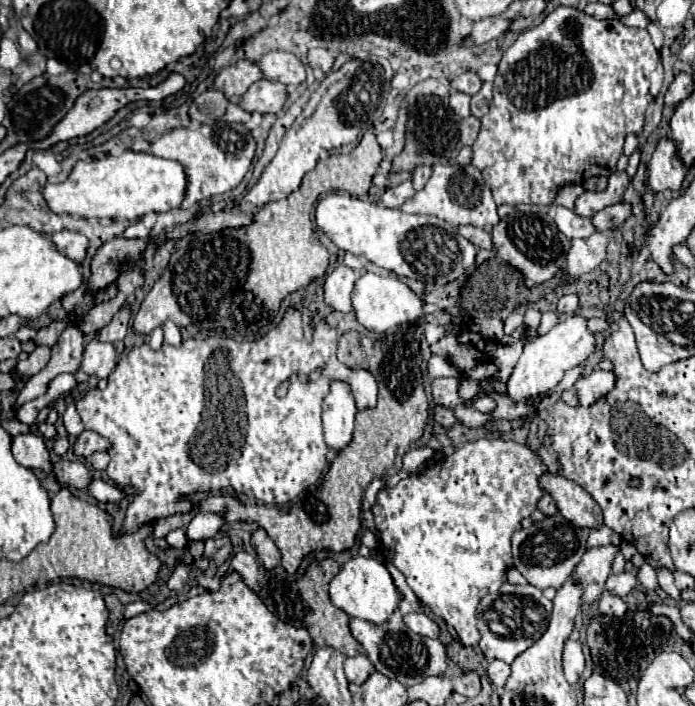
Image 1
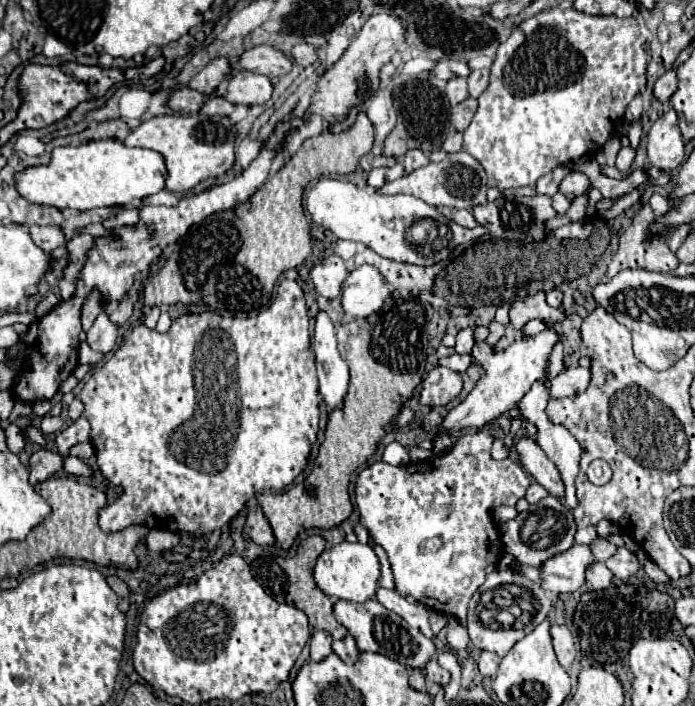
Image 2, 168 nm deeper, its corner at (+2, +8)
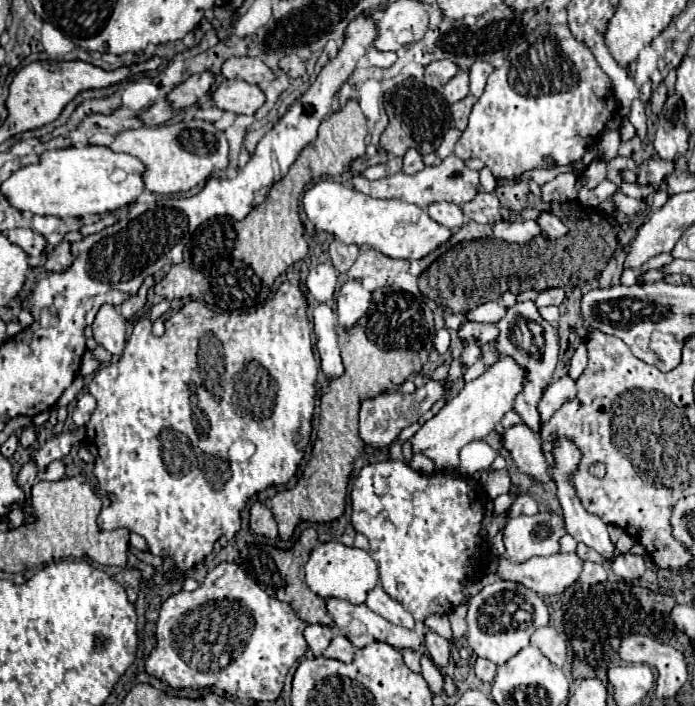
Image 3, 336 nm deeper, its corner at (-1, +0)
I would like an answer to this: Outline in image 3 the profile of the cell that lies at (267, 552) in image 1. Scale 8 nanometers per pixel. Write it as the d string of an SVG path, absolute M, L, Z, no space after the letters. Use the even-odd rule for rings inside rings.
M256 501L252 507L250 507L250 529L254 535L264 535L264 537L270 537L270 539L276 539L278 537L278 531L276 531L276 521L274 521L274 515L272 511Z

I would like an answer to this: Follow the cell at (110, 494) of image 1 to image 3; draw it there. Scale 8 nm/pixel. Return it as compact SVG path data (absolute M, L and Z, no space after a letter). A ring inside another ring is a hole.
M52 461L46 469L38 471L38 481L58 481L64 477L64 463Z

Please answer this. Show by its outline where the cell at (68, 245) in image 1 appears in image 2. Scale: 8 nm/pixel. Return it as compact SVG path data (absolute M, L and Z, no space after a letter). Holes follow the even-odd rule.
M33 225L29 229L29 233L31 233L35 245L41 247L43 251L47 251L47 253L51 253L51 251L65 245L65 235L63 235L61 227L57 227L57 225L43 225L43 227Z

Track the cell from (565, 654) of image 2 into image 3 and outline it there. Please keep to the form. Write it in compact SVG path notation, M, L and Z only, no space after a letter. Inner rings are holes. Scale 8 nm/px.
M546 625L542 629L536 629L530 637L530 643L536 645L556 667L562 667L566 661L566 643L558 637L558 633Z

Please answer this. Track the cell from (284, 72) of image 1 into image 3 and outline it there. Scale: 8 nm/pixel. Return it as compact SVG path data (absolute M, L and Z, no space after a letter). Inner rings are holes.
M230 57L222 65L222 75L226 79L242 79L246 83L270 83L274 73L258 57Z

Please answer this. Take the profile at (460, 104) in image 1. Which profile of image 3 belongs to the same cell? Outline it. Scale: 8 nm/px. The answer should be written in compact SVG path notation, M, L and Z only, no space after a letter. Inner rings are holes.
M458 71L446 85L444 85L444 99L448 104L456 103L468 95L468 73Z

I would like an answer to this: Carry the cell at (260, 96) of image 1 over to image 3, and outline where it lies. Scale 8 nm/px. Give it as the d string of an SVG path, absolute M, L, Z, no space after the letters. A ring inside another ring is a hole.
M224 79L218 85L218 89L212 93L212 101L222 111L254 115L262 107L266 97L258 85L250 85L246 81Z

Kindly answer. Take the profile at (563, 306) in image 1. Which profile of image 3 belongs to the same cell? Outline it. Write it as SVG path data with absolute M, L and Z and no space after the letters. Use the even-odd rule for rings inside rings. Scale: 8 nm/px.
M552 287L546 291L538 293L536 305L538 307L546 307L546 305L560 305L564 301L564 289L562 287Z

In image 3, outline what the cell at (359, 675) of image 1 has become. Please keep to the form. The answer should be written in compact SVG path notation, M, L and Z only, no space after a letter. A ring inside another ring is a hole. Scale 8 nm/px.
M336 635L322 655L330 657L330 659L344 661L344 663L350 663L352 657L354 657L354 653L356 653L356 647L344 635Z

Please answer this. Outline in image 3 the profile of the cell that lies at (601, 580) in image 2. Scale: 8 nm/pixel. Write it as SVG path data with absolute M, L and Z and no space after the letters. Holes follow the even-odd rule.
M584 561L582 563L582 573L580 573L580 583L588 583L588 585L596 585L606 581L606 567L602 563L592 563L592 561Z

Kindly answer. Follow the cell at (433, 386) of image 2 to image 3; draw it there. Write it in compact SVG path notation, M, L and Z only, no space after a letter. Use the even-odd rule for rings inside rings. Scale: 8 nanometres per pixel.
M428 381L420 389L416 389L410 395L400 395L400 391L386 391L376 397L364 399L360 405L360 437L370 447L388 447L404 427L416 423L422 413L426 413L442 395L444 395L446 383Z

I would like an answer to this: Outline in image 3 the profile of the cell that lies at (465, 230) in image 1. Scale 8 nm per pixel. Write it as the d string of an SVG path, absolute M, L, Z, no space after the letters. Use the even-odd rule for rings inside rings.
M440 201L440 203L434 203L434 205L428 205L428 215L438 221L440 225L448 227L448 229L460 229L464 225L464 215L462 215L462 209L454 203L446 203L446 201Z

